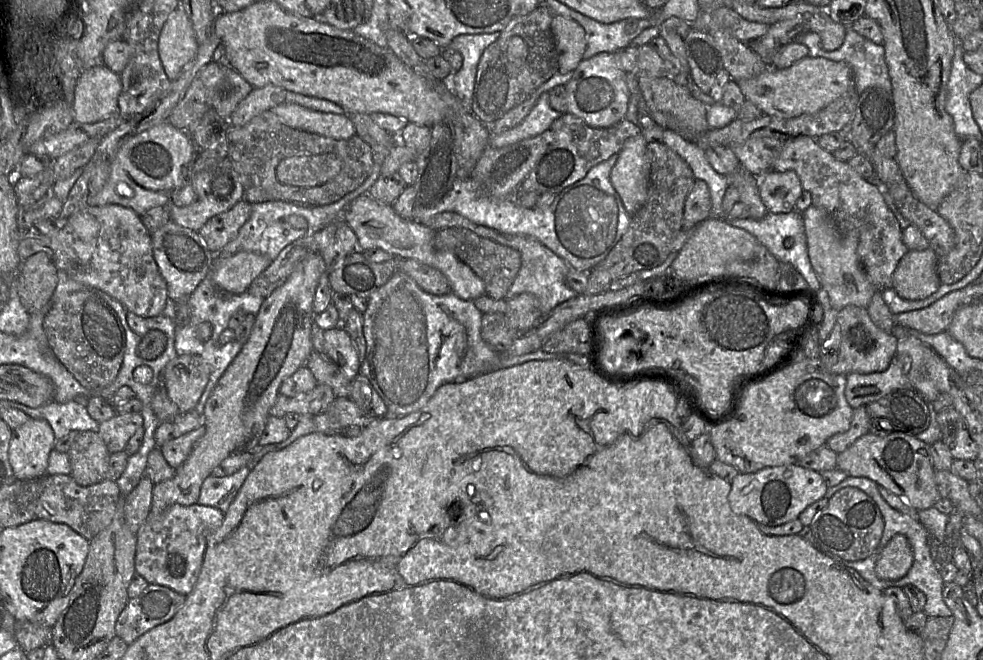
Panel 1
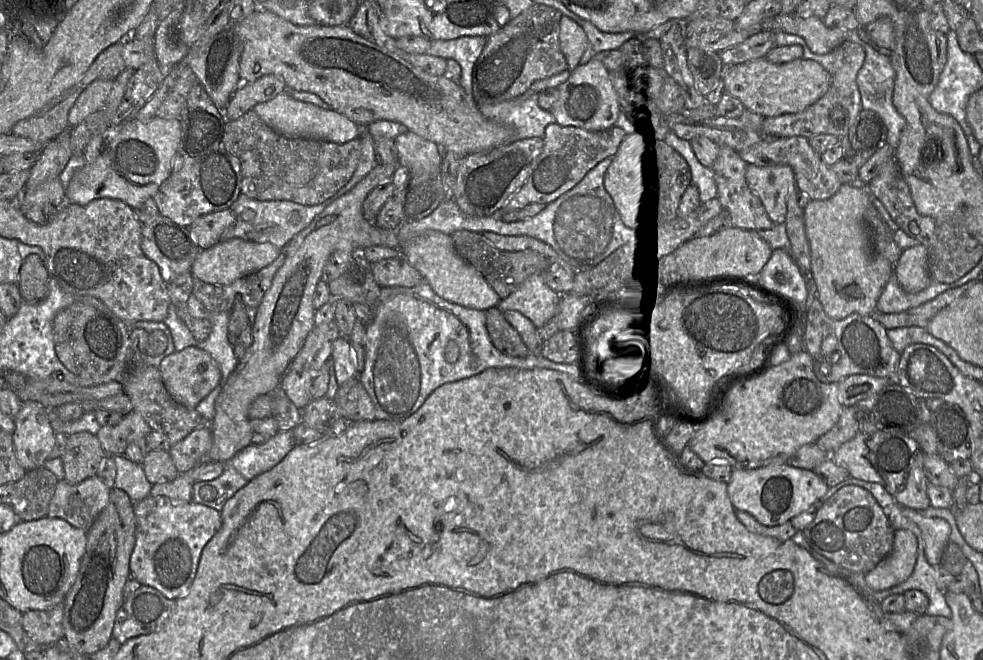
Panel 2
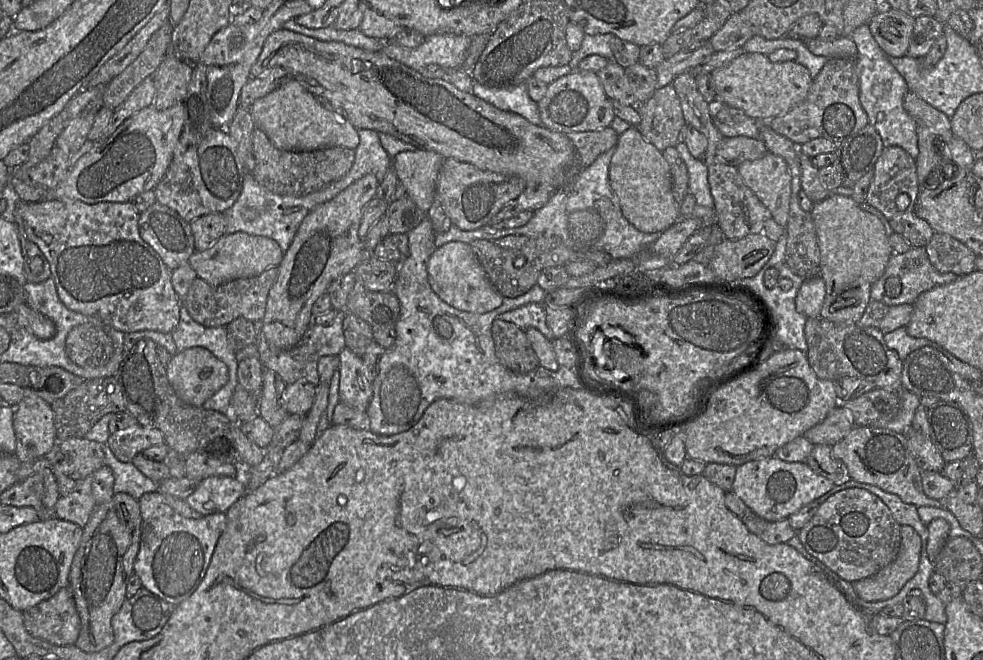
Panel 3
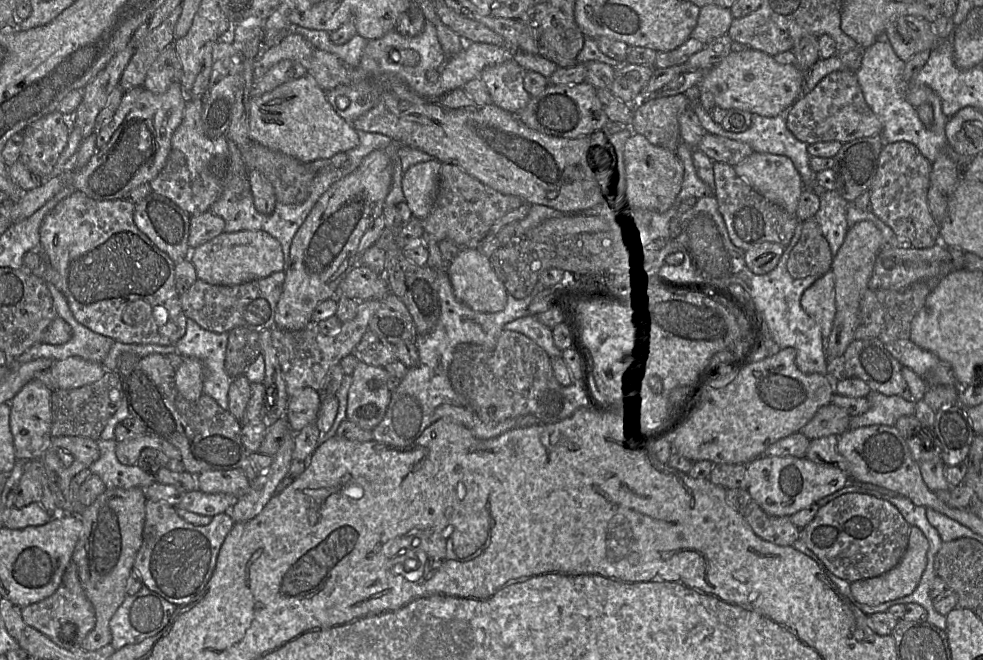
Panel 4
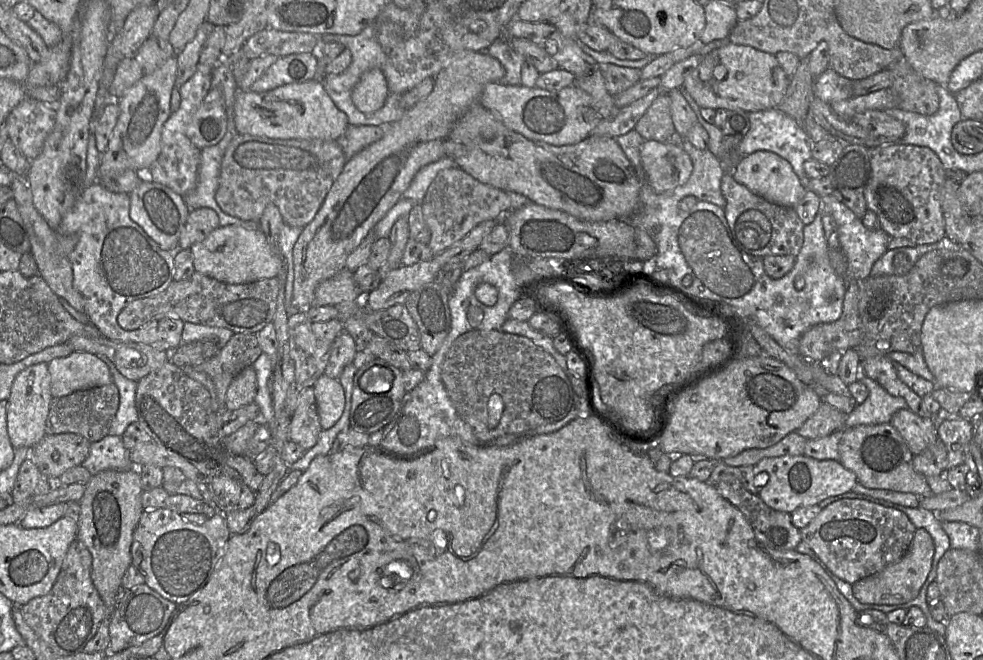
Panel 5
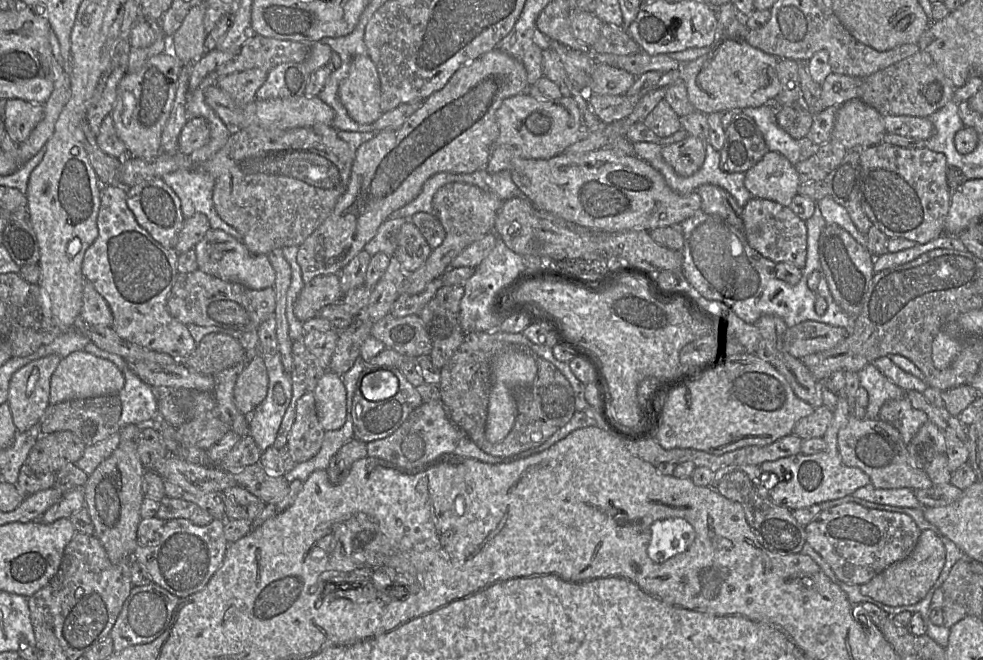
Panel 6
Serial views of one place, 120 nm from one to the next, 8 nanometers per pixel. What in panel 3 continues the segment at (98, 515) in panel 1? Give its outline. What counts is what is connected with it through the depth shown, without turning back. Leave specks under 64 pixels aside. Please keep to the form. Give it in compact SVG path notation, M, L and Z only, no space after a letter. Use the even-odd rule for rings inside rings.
M90 475L79 481L70 493L60 496L56 503L56 517L84 527L97 507L92 481Z

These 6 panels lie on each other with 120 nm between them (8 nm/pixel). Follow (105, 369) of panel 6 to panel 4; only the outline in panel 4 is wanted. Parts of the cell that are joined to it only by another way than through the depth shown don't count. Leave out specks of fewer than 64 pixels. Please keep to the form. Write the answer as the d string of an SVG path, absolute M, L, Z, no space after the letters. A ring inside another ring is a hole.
M72 356L54 361L50 367L57 389L79 388L101 379L106 372L102 363Z

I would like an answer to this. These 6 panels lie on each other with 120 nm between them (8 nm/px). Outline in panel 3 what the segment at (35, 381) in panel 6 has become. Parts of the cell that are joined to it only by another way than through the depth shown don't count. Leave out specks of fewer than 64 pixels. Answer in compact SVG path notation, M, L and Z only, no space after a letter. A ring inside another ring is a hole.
M29 396L14 408L15 455L28 462L49 452L57 442L51 404L38 396Z

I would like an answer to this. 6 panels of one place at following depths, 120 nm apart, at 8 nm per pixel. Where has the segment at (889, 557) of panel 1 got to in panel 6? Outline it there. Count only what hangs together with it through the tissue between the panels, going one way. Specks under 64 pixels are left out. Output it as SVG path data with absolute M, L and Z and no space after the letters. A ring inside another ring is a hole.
M921 530L918 541L905 559L895 562L859 586L860 593L885 605L896 607L921 601L934 585L945 563L945 548L932 530Z

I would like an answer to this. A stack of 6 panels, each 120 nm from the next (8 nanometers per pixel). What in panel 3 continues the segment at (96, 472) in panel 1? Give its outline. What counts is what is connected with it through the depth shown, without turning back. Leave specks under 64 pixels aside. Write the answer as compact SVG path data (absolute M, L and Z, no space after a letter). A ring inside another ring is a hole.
M71 437L58 441L58 461L51 470L60 496L70 493L82 479L105 465L103 444L85 437Z

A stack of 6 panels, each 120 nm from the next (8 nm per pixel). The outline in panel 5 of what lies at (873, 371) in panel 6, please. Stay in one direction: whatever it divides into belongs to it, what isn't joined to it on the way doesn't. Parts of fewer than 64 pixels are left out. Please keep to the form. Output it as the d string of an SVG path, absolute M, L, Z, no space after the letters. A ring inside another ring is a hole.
M860 375L859 380L868 388L869 394L862 404L856 405L846 416L845 428L890 423L897 411L907 408L904 398L889 394L876 381L864 375Z

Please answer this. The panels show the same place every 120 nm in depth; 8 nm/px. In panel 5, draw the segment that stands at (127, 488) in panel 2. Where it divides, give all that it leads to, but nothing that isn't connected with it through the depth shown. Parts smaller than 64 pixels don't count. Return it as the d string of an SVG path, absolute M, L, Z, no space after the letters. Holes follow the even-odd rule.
M107 435L100 441L91 443L89 455L81 466L92 476L105 470L128 471L135 467L121 436L115 435Z

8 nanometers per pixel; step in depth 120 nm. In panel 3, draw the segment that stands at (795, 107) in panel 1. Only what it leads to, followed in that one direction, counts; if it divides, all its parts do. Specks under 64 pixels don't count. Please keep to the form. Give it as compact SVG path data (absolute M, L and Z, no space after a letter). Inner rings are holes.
M744 53L735 58L726 66L711 73L715 88L715 98L719 98L723 104L741 109L748 117L758 120L771 120L785 115L792 108L800 104L808 95L813 82L809 70L797 61L771 62L761 53Z

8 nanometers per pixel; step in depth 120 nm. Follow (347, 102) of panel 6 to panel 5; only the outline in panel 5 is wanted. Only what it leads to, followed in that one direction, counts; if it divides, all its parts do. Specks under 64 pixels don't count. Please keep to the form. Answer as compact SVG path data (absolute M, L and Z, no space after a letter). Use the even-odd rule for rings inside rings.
M381 69L365 72L352 90L351 100L362 113L373 113L380 109L389 94L387 82Z

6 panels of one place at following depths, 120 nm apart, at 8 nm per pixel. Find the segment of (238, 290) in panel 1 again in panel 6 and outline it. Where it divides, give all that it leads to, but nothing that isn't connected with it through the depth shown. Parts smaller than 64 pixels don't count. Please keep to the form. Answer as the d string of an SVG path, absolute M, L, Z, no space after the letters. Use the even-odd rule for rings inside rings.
M210 228L194 246L198 269L222 280L240 283L252 289L273 287L275 270L268 254L252 254L240 240L223 230Z

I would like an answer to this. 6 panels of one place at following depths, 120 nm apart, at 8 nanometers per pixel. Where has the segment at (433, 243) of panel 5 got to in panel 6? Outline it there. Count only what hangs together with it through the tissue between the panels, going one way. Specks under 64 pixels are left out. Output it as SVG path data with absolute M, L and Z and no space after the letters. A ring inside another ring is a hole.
M451 182L437 190L433 196L433 213L441 222L446 235L444 241L432 252L426 262L413 272L406 273L401 293L421 293L440 278L449 268L451 261L469 244L494 231L497 213L502 205L498 196L477 186Z

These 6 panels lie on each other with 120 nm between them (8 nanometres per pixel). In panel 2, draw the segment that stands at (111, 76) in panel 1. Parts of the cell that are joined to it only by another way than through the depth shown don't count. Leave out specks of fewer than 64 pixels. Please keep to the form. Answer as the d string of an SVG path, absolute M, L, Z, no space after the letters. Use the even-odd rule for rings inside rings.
M96 79L77 97L68 113L69 127L75 127L90 114L103 107L108 100L113 80Z

